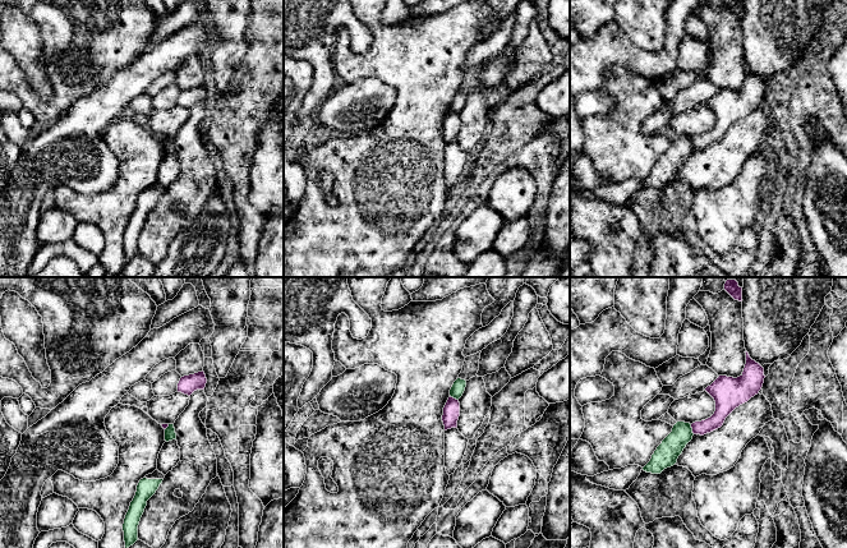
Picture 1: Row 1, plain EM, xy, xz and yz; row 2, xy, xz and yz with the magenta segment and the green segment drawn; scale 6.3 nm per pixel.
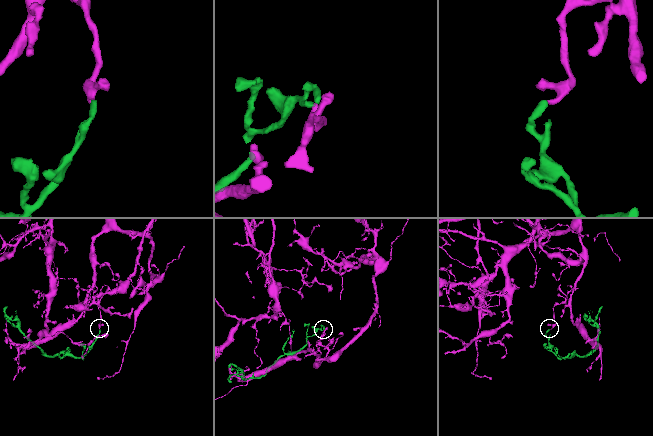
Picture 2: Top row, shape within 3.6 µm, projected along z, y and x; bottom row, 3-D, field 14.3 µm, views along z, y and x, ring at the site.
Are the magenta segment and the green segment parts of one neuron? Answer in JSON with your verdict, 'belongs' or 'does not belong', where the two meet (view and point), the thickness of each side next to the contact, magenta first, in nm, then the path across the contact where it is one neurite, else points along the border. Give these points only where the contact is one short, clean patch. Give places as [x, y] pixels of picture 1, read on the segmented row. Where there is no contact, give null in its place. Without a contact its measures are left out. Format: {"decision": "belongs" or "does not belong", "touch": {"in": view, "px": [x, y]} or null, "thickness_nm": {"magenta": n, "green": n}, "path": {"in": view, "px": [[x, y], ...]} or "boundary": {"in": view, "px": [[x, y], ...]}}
{"decision": "does not belong", "touch": {"in": "yz", "px": [693, 429]}, "thickness_nm": {"magenta": 110, "green": 150}, "boundary": {"in": "yz", "px": [[690, 424], [694, 433]]}}

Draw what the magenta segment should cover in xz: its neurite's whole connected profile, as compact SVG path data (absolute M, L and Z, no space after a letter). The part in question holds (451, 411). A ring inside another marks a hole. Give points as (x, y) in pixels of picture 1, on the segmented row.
M450 396L443 407L442 415L445 430L457 428L459 416L460 416L460 402L459 400Z

